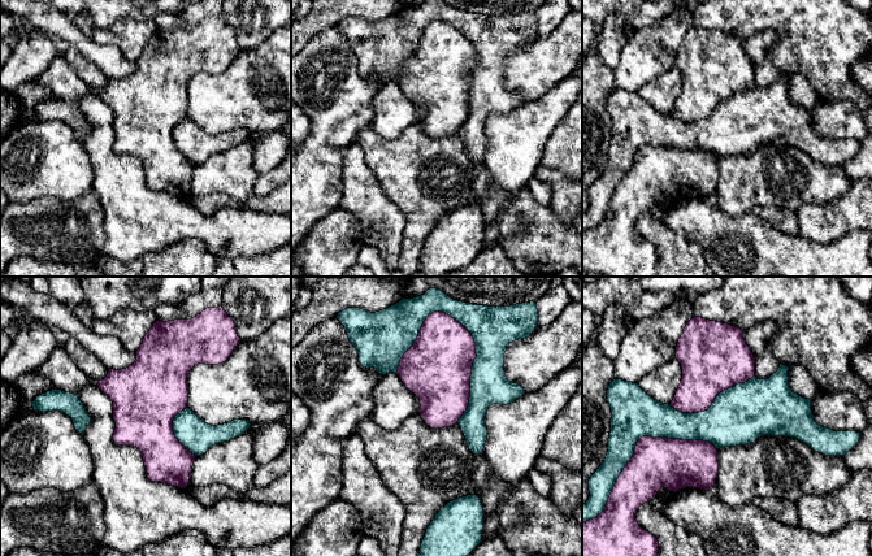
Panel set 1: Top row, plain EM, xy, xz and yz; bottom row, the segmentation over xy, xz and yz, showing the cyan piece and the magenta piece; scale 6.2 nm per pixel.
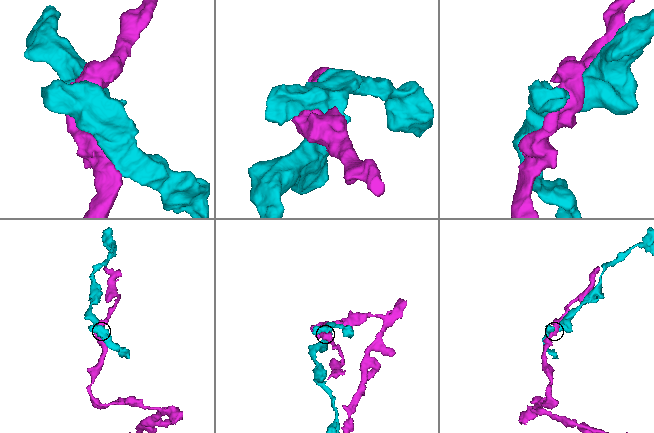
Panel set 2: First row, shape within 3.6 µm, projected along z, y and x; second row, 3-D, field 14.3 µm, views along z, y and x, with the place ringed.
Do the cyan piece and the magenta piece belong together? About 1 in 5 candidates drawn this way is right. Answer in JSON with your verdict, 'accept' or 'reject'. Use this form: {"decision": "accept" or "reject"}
{"decision": "reject"}

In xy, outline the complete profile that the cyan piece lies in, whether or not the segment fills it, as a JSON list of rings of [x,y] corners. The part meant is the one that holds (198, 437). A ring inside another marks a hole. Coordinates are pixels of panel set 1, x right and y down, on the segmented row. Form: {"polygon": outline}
{"polygon": [[[190,408],[179,412],[173,420],[175,438],[195,456],[205,453],[214,444],[242,435],[250,427],[251,423],[246,420],[212,426],[200,420]]]}

